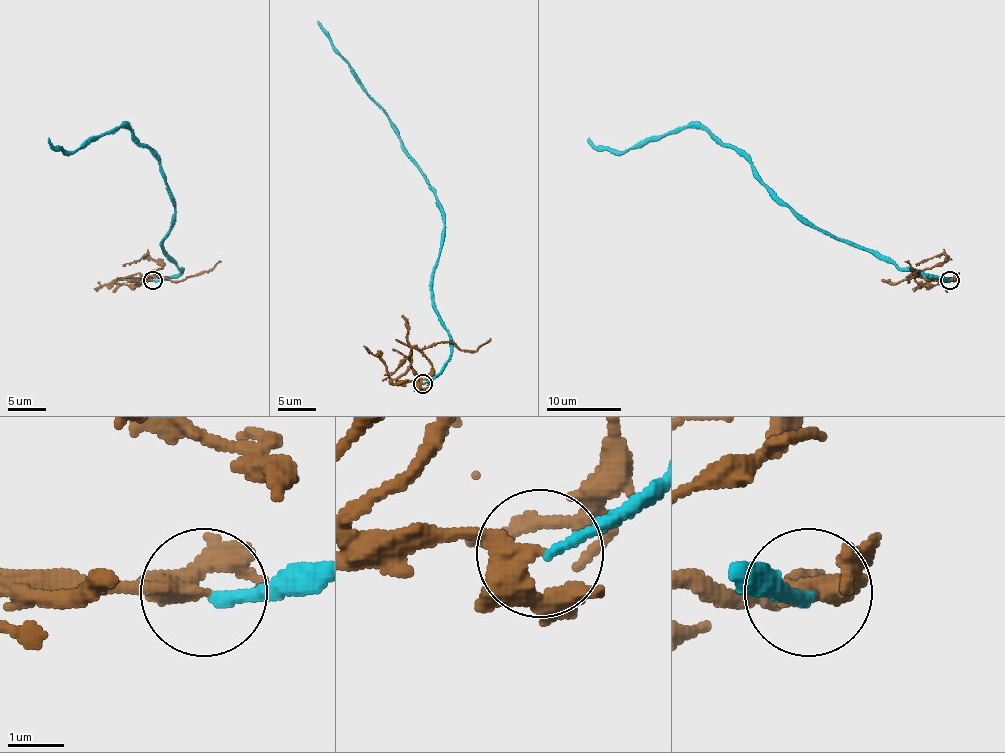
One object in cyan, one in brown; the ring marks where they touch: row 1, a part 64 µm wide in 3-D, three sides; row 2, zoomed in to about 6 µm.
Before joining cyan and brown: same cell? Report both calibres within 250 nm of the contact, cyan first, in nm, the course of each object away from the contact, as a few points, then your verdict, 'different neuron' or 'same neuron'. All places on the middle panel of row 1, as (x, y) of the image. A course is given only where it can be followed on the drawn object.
180/280 nm | cyan via (424, 383), (439, 373), (450, 357), (450, 334), (431, 291), (444, 214), (383, 108), (317, 20) | brown via (422, 383), (397, 379), (414, 349), (429, 362), (431, 373), (425, 379), (418, 377), (409, 360), (392, 349) | different neuron

